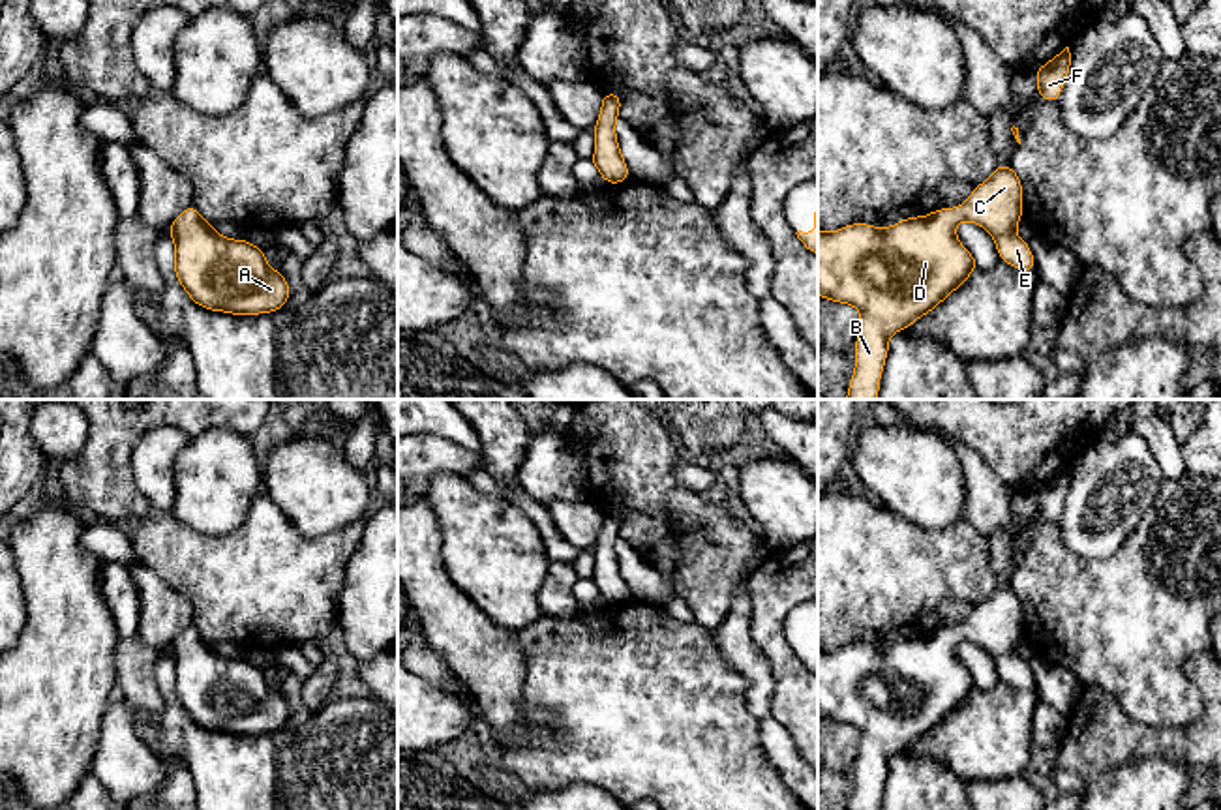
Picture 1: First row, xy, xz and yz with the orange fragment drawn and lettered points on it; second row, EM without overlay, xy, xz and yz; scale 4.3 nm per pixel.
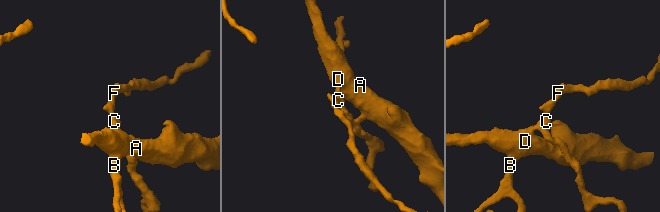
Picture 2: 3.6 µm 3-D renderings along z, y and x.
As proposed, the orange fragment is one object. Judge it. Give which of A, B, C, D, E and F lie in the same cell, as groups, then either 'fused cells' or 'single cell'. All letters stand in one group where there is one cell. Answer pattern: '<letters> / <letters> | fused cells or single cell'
A B C D E F | single cell

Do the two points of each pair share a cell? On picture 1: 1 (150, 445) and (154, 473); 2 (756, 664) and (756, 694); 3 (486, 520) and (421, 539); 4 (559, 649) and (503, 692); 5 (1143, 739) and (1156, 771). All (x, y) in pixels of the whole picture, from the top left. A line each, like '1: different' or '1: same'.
1: same
2: same
3: different
4: different
5: different

